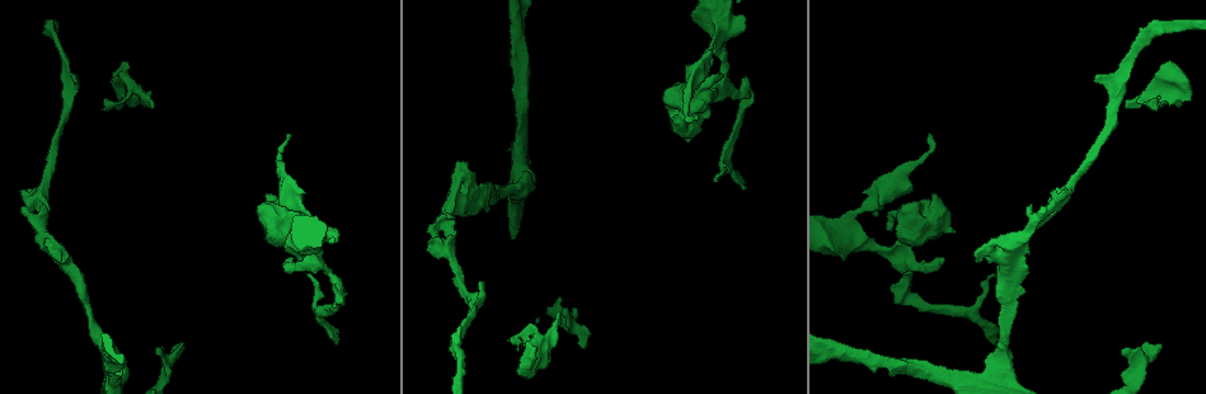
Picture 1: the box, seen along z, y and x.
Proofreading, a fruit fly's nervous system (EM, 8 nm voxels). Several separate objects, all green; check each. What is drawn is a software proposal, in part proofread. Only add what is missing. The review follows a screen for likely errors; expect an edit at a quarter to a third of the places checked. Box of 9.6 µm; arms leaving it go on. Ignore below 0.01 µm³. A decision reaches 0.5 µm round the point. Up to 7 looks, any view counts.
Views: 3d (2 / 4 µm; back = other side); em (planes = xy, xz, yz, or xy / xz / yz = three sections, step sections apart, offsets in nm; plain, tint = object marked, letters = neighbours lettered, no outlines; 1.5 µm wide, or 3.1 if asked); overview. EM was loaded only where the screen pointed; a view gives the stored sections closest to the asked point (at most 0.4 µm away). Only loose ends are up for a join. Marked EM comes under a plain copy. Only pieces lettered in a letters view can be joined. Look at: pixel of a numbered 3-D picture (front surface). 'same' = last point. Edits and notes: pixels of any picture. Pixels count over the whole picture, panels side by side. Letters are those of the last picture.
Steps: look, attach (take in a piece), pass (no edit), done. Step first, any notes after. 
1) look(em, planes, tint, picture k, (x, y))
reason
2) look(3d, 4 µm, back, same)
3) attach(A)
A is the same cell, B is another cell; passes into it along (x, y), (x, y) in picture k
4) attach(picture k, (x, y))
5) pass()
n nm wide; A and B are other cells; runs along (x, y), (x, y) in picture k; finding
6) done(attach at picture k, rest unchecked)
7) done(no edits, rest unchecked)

look(em, yz, step 4, letters, picture 1, (176, 346))
an open end

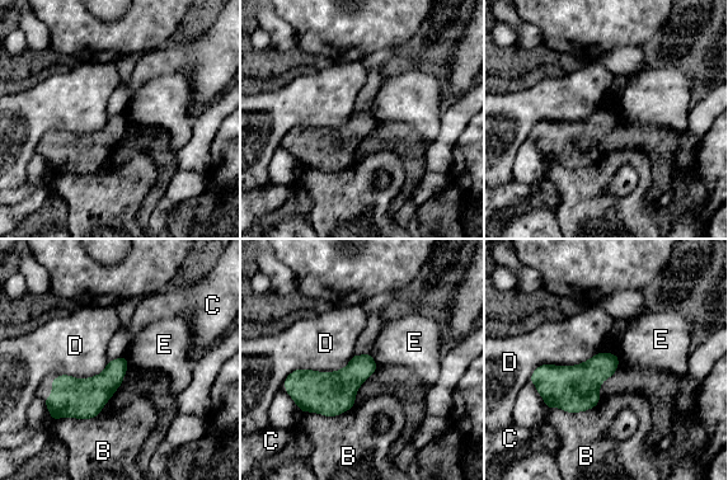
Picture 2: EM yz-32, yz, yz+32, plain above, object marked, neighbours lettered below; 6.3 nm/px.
look(em, planes, letters, same)
cut it another way

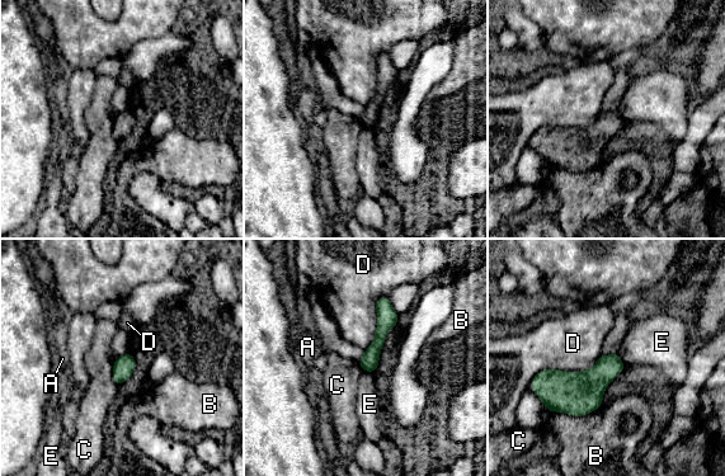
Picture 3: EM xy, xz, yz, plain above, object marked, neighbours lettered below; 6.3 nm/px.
pass()
110 nm wide; A, B, C, D and E are other cells; runs along (384, 300), (384, 328), (367, 368) in picture 3; none of them fits

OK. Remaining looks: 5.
look(3d, 2 µm, picture 1, (994, 343))
branch stops here

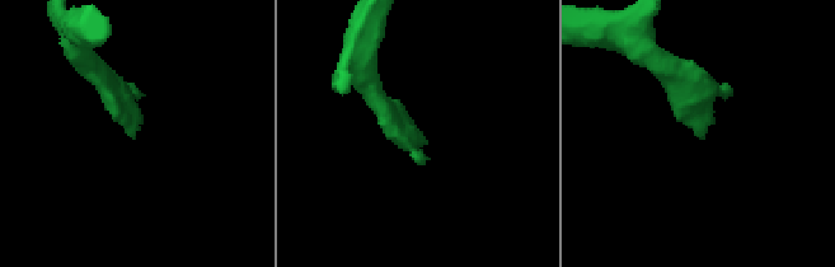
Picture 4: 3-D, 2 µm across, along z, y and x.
look(em, planes, letters, picture 4, (135, 131))
need the tissue

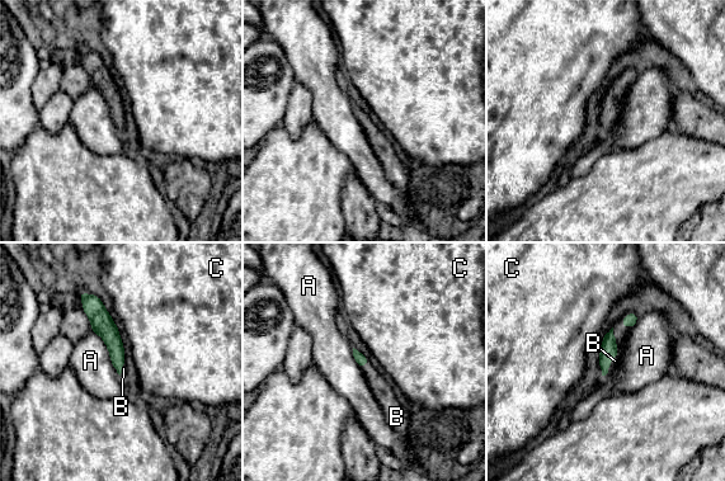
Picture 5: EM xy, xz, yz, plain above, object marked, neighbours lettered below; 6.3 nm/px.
attach(B)
B is the same cell, A and C are other cells; it goes on there

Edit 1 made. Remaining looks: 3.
look(em, planes, letters, picture 1, (514, 342))
an open end

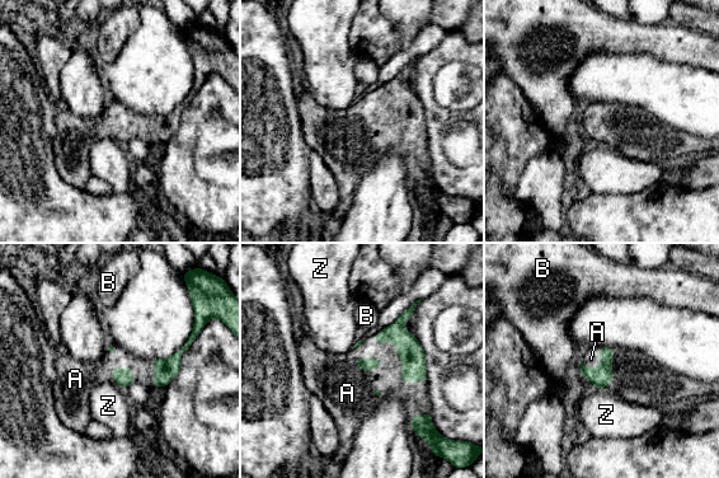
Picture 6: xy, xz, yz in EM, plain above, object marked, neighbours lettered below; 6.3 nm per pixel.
attach(A)
A is the same cell, B and Z are other cells; the cell continues

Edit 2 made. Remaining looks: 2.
done(attach at picture 5, attach at picture 6, rest unchecked)

